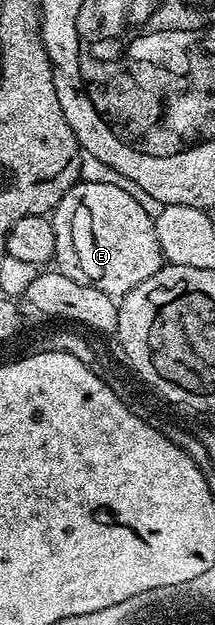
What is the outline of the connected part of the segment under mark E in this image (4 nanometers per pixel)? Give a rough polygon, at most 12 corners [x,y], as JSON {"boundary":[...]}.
{"boundary":[[74,184],[54,263],[110,296],[165,263],[154,219],[119,186]]}

